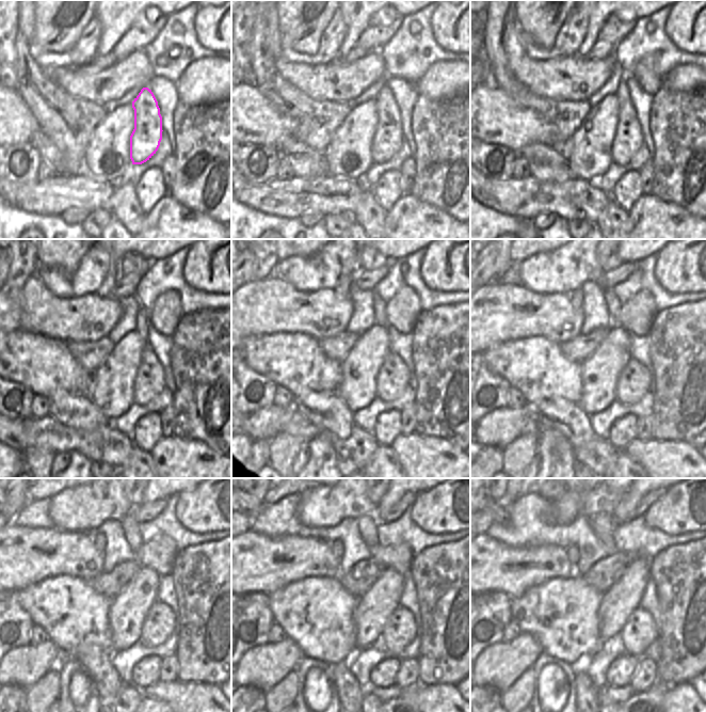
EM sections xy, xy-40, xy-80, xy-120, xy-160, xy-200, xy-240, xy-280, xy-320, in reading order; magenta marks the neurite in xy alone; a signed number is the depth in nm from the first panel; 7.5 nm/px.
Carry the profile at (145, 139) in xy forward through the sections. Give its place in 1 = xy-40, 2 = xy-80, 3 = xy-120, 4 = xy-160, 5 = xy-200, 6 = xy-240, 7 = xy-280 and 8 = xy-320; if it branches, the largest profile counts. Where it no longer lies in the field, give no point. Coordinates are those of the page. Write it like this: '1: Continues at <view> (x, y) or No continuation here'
1: Continues at xy-40 (388, 137)
2: Continues at xy-80 (628, 139)
3: Continues at xy-120 (149, 381)
4: Continues at xy-160 (392, 378)
5: Continues at xy-200 (634, 382)
6: Continues at xy-240 (159, 623)
7: Continues at xy-280 (400, 630)
8: Continues at xy-320 (640, 631)

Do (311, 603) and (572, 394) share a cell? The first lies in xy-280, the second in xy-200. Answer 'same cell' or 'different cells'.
same cell

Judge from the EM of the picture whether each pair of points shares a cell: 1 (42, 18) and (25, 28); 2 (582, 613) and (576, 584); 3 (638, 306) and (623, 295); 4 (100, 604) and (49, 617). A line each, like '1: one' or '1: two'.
1: two
2: one
3: two
4: one

